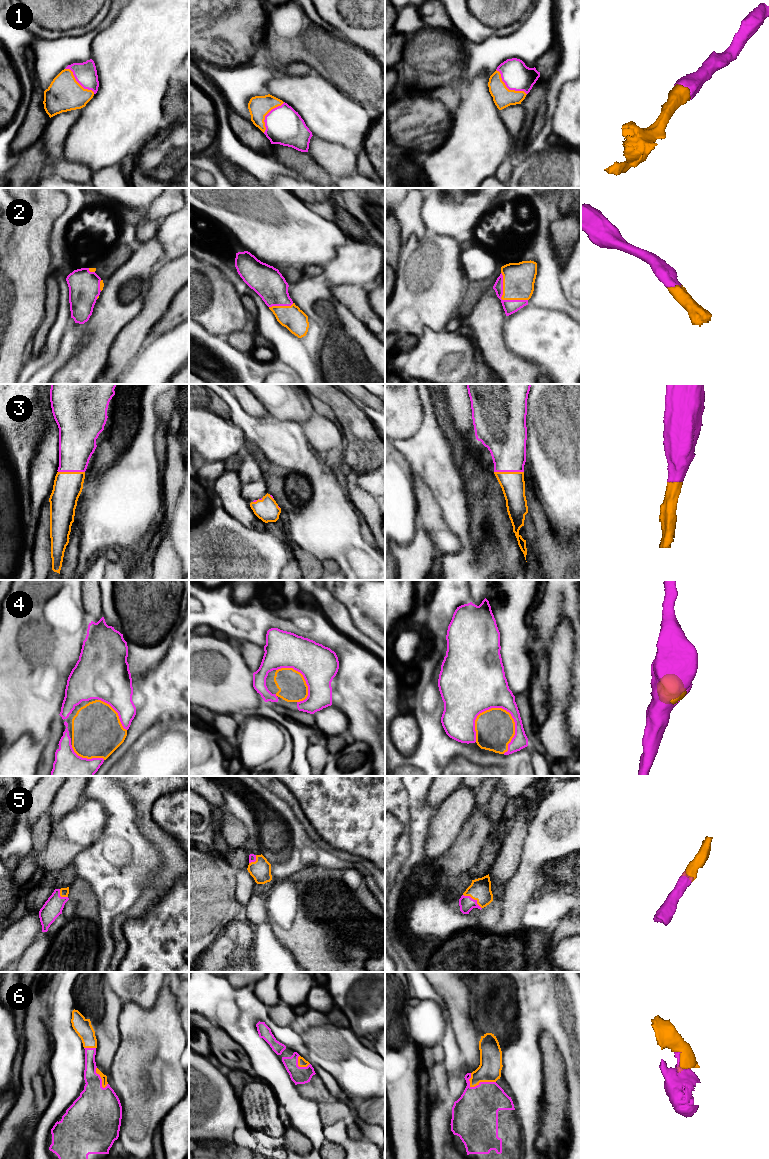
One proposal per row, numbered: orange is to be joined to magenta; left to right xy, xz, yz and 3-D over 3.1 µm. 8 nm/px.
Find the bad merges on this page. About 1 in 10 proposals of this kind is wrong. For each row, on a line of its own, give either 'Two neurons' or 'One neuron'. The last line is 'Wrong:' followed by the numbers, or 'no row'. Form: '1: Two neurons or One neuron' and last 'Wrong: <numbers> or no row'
1: One neuron
2: One neuron
3: One neuron
4: One neuron
5: One neuron
6: One neuron
Wrong: no row

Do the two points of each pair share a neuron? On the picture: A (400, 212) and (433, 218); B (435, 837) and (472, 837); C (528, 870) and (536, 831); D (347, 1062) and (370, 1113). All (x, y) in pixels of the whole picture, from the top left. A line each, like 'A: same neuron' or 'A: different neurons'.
A: different neurons
B: different neurons
C: same neuron
D: different neurons

